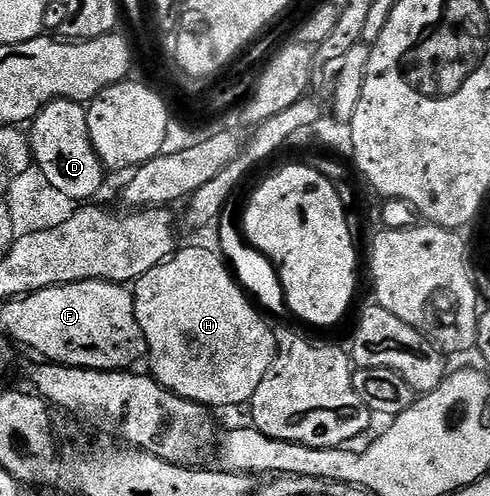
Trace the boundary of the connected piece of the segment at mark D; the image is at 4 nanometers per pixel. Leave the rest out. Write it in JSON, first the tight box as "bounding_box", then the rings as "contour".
{"bounding_box":[30,99,106,201],"contour":[[[55,99],[47,103],[30,124],[30,146],[34,165],[46,175],[47,180],[50,181],[51,185],[54,185],[55,189],[61,193],[66,193],[75,201],[95,200],[96,194],[104,183],[106,168],[92,144],[90,125],[88,124],[88,109],[85,104],[75,103],[69,99]]]}

